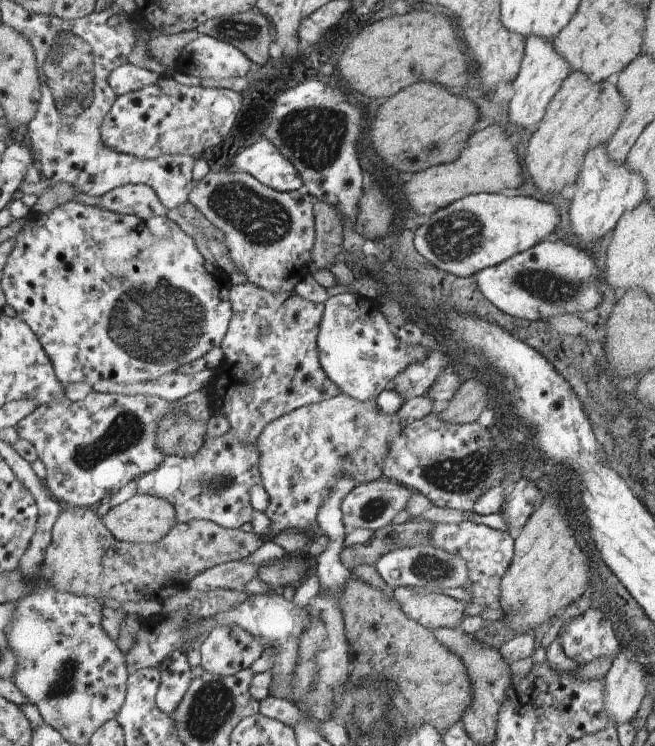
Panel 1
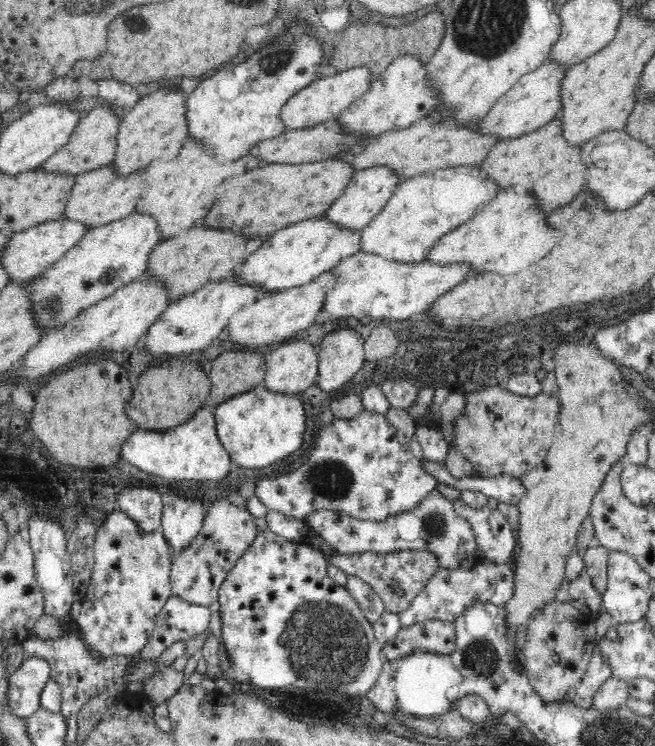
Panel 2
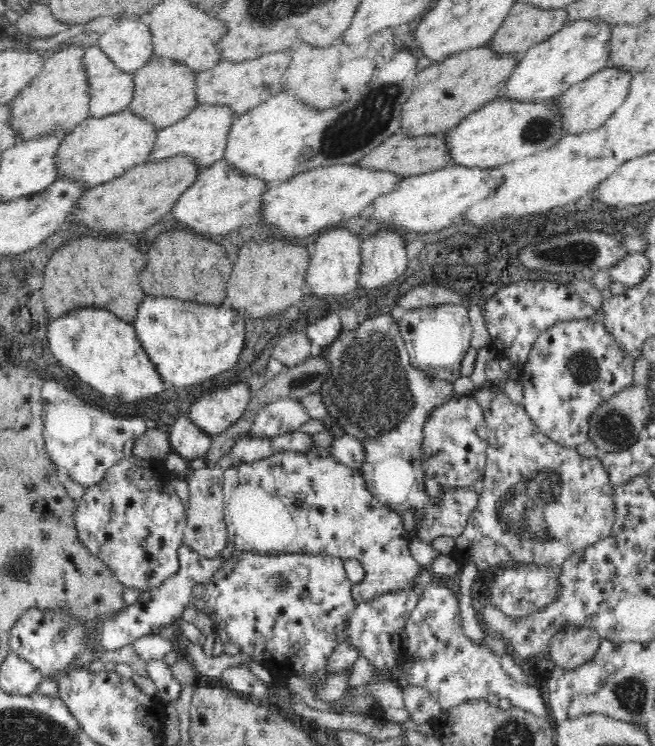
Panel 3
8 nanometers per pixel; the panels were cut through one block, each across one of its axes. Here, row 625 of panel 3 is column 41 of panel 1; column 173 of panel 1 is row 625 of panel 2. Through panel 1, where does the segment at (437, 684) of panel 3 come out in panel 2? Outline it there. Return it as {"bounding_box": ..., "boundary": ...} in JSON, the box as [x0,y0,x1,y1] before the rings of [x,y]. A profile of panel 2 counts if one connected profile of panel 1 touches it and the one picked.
{"bounding_box":[399,562,514,627],"boundary":[[[482,562],[471,569],[446,569],[439,566],[426,586],[415,595],[407,609],[399,614],[401,627],[410,627],[426,619],[454,623],[464,611],[481,601],[498,599],[500,602],[504,602],[513,588],[513,582],[514,571],[511,565],[494,568],[488,562]]]}

